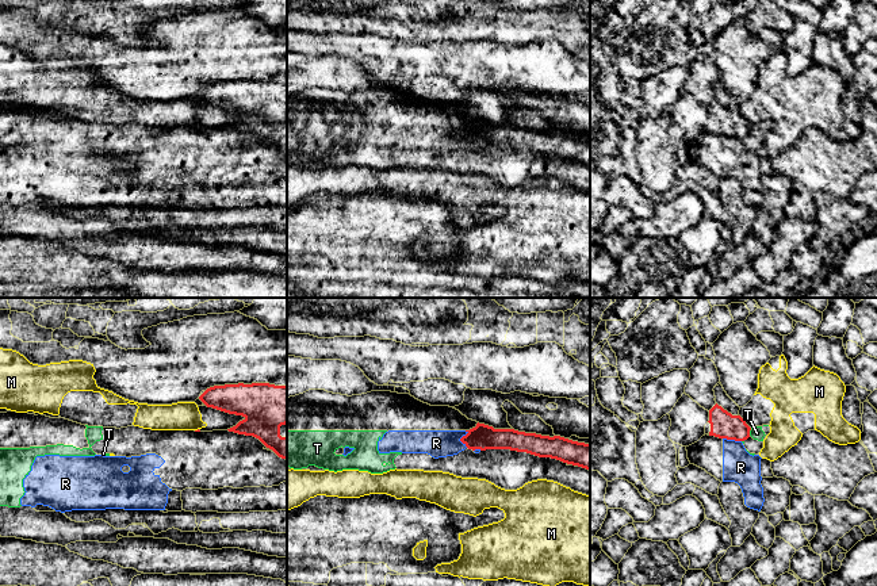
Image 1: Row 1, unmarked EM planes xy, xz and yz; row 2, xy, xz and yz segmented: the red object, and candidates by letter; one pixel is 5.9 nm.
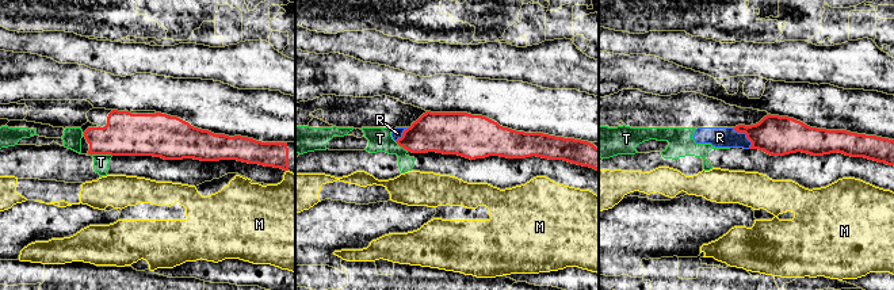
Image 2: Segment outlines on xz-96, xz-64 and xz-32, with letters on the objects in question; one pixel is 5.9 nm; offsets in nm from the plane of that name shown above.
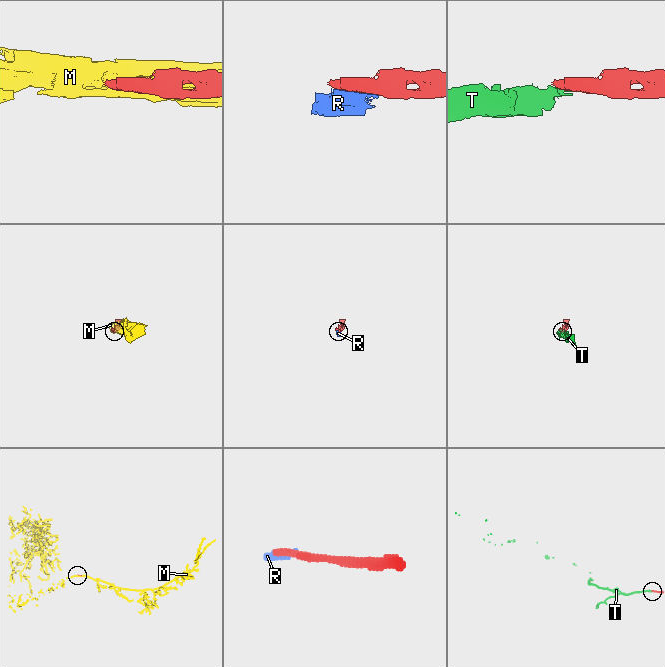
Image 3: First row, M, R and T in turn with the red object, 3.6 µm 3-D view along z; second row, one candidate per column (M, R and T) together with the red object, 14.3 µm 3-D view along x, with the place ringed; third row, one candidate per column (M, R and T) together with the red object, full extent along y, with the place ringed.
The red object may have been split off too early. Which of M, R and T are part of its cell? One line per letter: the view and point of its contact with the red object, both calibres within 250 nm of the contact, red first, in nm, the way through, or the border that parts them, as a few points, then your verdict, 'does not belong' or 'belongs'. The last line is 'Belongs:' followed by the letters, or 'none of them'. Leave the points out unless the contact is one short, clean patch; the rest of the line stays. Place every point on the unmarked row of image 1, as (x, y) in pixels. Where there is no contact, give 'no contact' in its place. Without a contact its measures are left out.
M: meets red in xy at (198, 126); 20 nm thick on the red side, 180 nm on the other; does not belong
R: meets red in xz at (460, 136); 150 nm thick on the red side, 160 nm on the other; does not belong
T: meets red in yz at (749, 129); 160 nm thick on the red side, 80 nm on the other; border along yz (751, 125), (749, 131); does not belong
Belongs: none of them

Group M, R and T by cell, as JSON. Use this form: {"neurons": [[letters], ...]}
{"neurons": [["M"], ["R", "T"]]}

